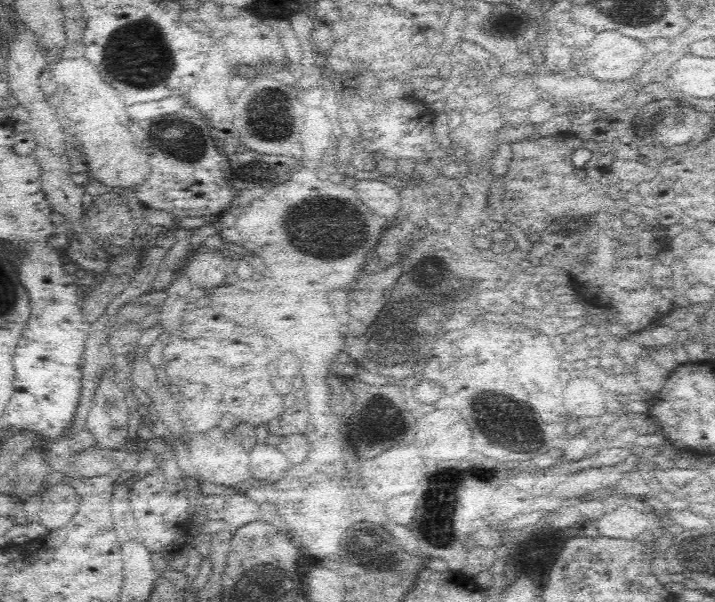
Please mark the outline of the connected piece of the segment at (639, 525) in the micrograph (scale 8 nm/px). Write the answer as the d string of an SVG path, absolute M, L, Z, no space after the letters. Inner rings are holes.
M630 508L612 510L596 521L596 527L600 537L618 538L618 540L634 540L638 534L646 530L646 518L640 512L634 512Z

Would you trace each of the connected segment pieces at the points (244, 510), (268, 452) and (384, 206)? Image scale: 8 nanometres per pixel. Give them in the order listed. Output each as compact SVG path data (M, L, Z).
M236 495L224 502L222 517L227 529L236 532L243 526L261 521L261 511L248 497Z
M258 443L250 450L250 471L252 478L258 478L263 483L276 482L291 465L289 460L270 444Z
M362 180L353 182L358 198L374 213L382 218L398 218L402 210L400 191L386 181Z

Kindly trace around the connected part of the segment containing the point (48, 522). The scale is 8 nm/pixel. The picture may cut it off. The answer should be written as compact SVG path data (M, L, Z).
M62 482L50 490L44 490L38 521L51 533L58 533L74 518L80 508L81 496L76 489Z

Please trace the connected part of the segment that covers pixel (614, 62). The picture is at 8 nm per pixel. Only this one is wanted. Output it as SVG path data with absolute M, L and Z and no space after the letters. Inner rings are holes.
M616 30L598 34L588 47L588 70L596 80L626 80L644 66L644 44Z

